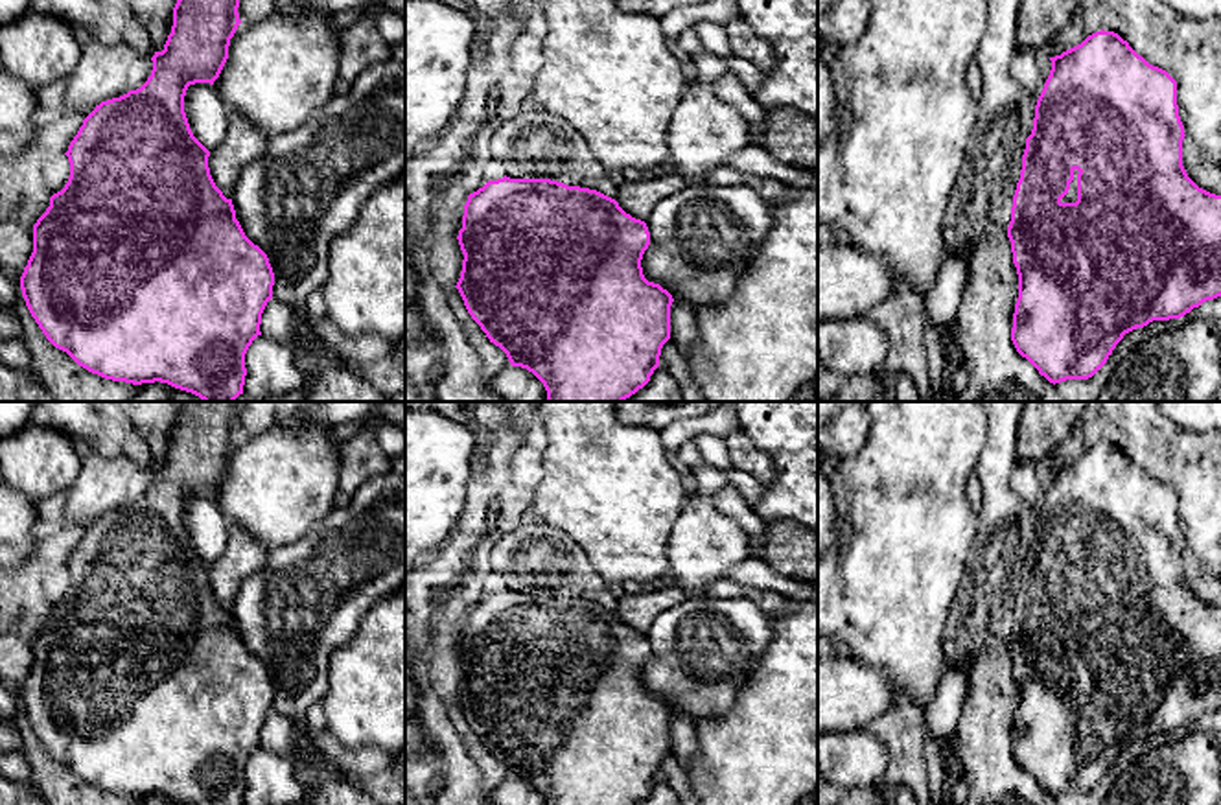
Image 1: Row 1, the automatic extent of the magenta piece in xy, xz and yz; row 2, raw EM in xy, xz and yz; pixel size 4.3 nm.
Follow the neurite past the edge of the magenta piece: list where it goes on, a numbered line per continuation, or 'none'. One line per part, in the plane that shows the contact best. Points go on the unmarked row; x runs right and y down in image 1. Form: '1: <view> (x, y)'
1: yz (1072, 606)

